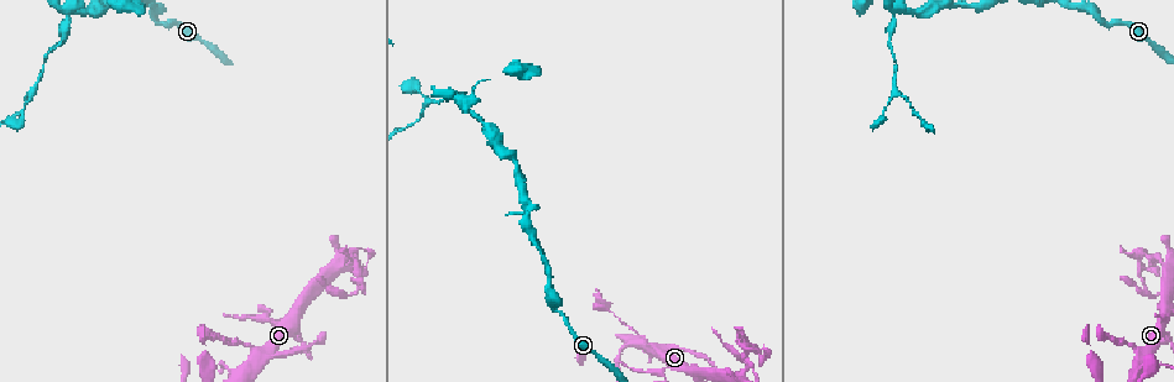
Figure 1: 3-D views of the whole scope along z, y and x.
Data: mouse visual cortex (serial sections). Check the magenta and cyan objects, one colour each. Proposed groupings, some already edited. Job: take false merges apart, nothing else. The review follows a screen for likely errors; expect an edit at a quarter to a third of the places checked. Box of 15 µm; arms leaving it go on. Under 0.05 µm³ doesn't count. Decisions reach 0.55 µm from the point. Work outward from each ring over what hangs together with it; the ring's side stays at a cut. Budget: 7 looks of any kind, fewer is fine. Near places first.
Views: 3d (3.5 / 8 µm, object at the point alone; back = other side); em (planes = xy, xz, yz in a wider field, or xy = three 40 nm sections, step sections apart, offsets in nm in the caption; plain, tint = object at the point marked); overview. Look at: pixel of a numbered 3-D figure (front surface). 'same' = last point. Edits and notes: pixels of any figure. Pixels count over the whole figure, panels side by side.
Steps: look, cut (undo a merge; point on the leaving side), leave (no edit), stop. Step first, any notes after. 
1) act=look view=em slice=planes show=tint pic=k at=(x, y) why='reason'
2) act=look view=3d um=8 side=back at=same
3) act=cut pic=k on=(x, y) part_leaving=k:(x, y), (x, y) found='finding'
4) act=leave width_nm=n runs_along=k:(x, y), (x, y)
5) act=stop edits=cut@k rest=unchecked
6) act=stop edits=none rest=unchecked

act=look view=3d um=8 pic=1 at=(647, 341) why='sudden change in width'

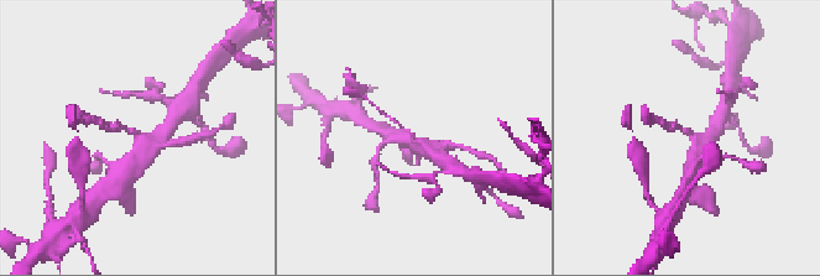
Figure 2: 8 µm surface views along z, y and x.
act=look view=3d um=3.5 pic=2 at=(692, 140)

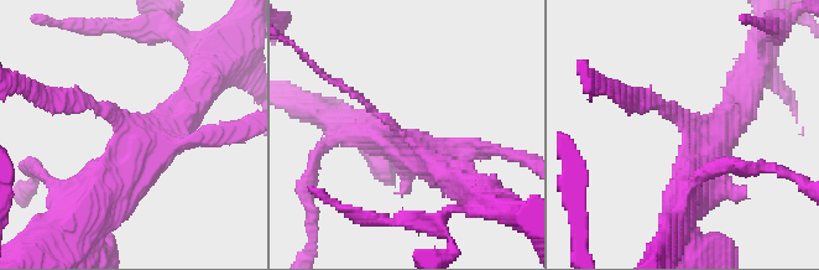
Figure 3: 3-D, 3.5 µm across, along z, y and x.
act=look view=em slice=xy step=2 show=tint pic=3 at=(123, 129)

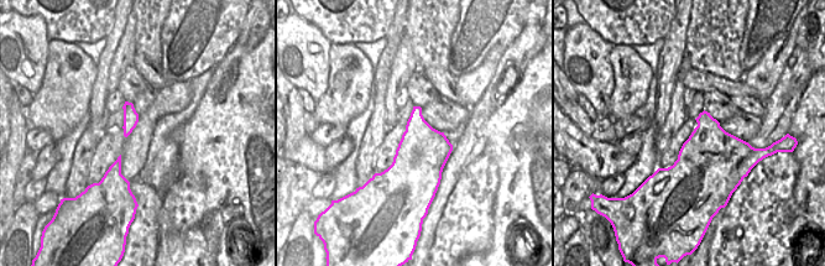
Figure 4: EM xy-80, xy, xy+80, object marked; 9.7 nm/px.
act=leave arm_widths_nm=100,450 runs_along=3:(453, 177), (339, 82) found='all the same cell'

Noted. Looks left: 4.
act=look view=3d um=3.5 pic=1 at=(155, 21) why='sharp bend'

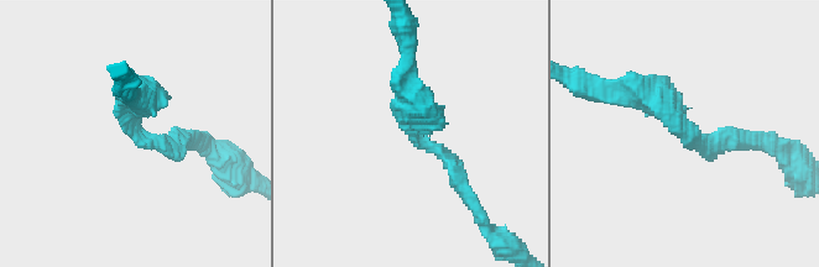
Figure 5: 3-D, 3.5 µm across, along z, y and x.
act=look view=em slice=xy step=2 show=tint pic=5 at=(414, 135) arm_widths_nm=200,400

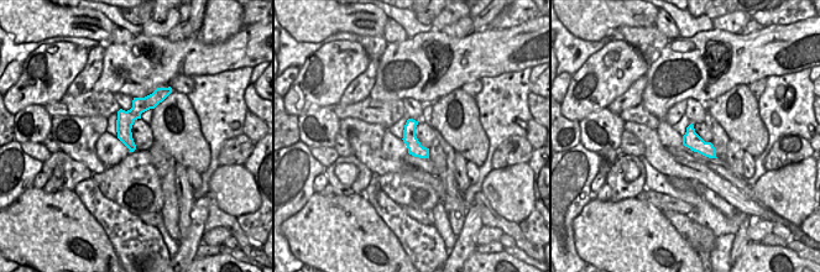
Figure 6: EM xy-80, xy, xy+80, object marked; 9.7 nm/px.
act=leave runs_along=5:(745, 137), (688, 141), (634, 92) found='all the same cell'

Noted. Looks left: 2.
act=look view=3d um=3.5 pic=1 at=(65, 7) why='looks like a crossing'

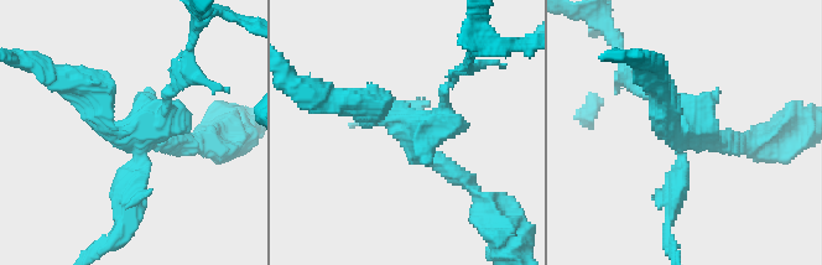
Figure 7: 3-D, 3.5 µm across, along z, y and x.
act=look view=em slice=xy step=2 show=tint pic=7 at=(418, 130) why='now the EM'

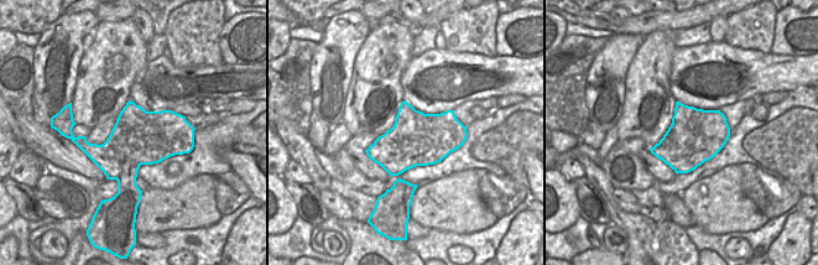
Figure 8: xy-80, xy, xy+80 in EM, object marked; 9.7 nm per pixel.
act=cut pic=7 on=(126, 195) part_leaving=7:(139, 143), (128, 225), (100, 245) found='two cells meet here'

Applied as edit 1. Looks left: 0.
act=stop edits=cut@7 rest=unchecked

